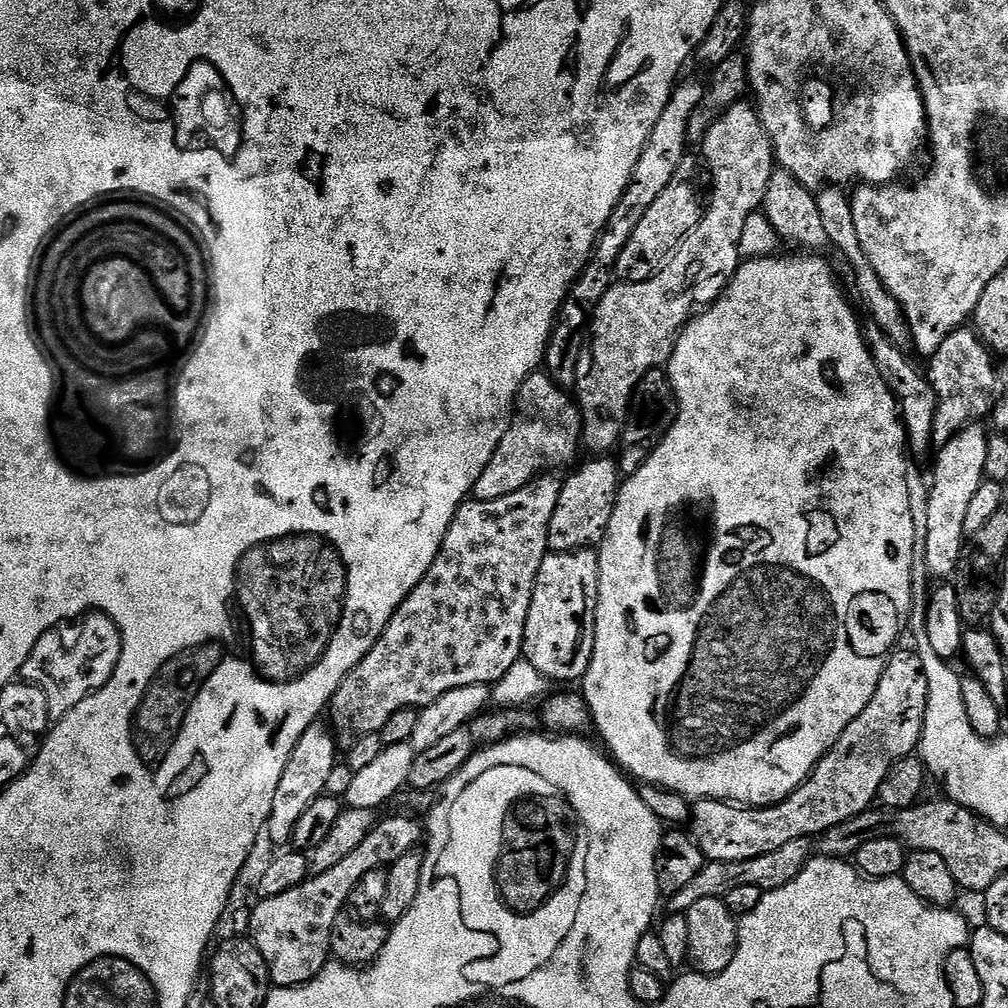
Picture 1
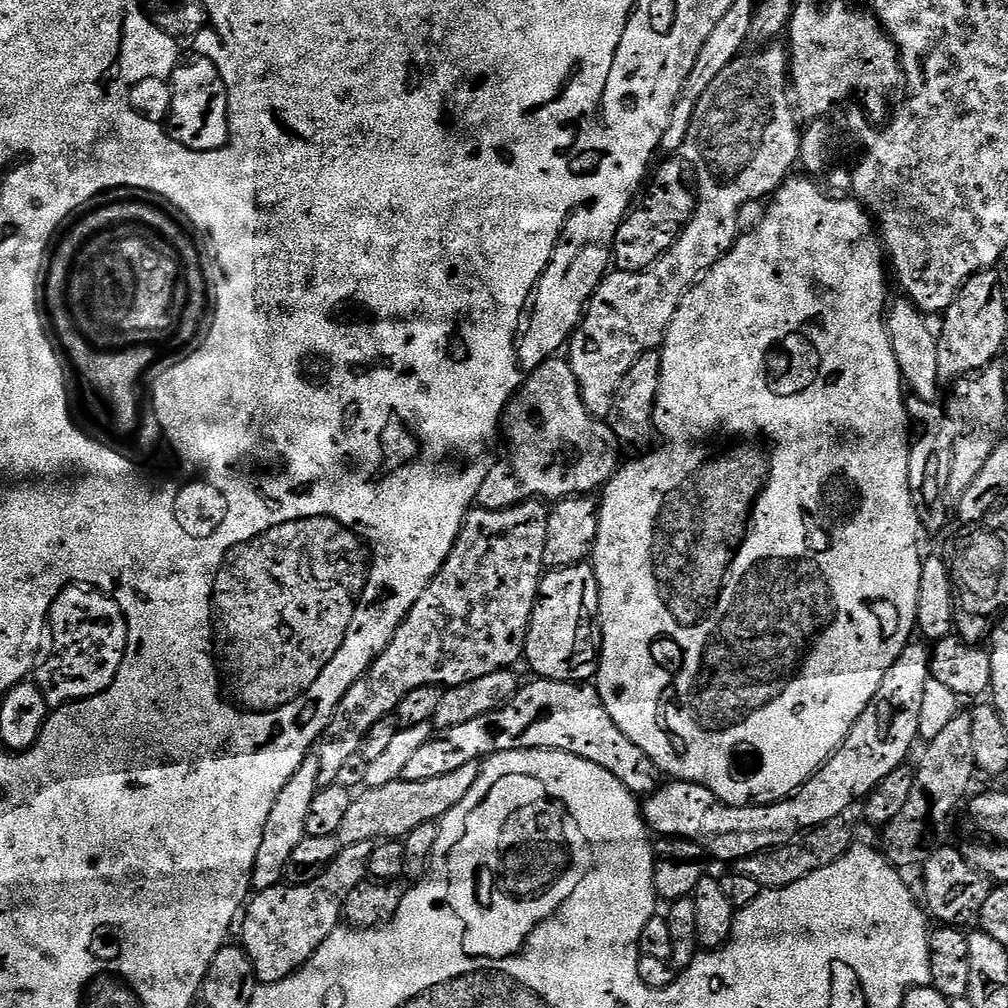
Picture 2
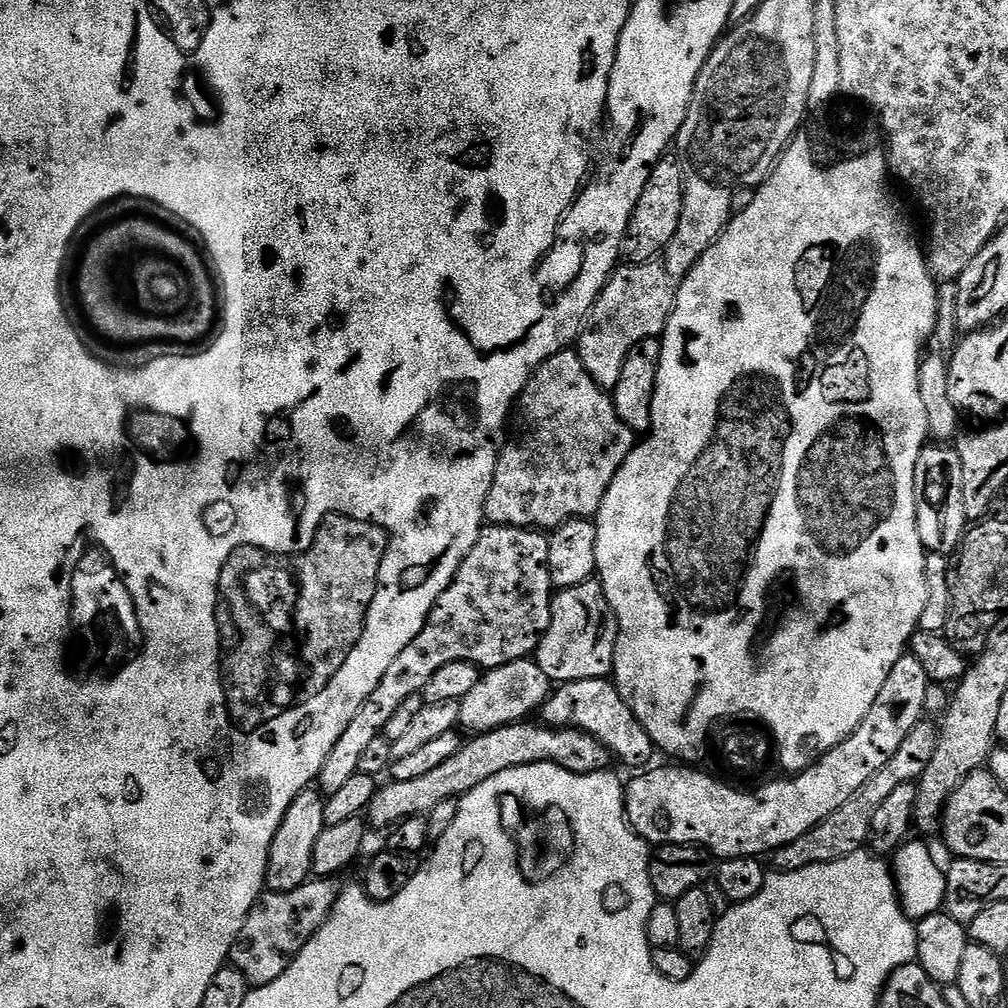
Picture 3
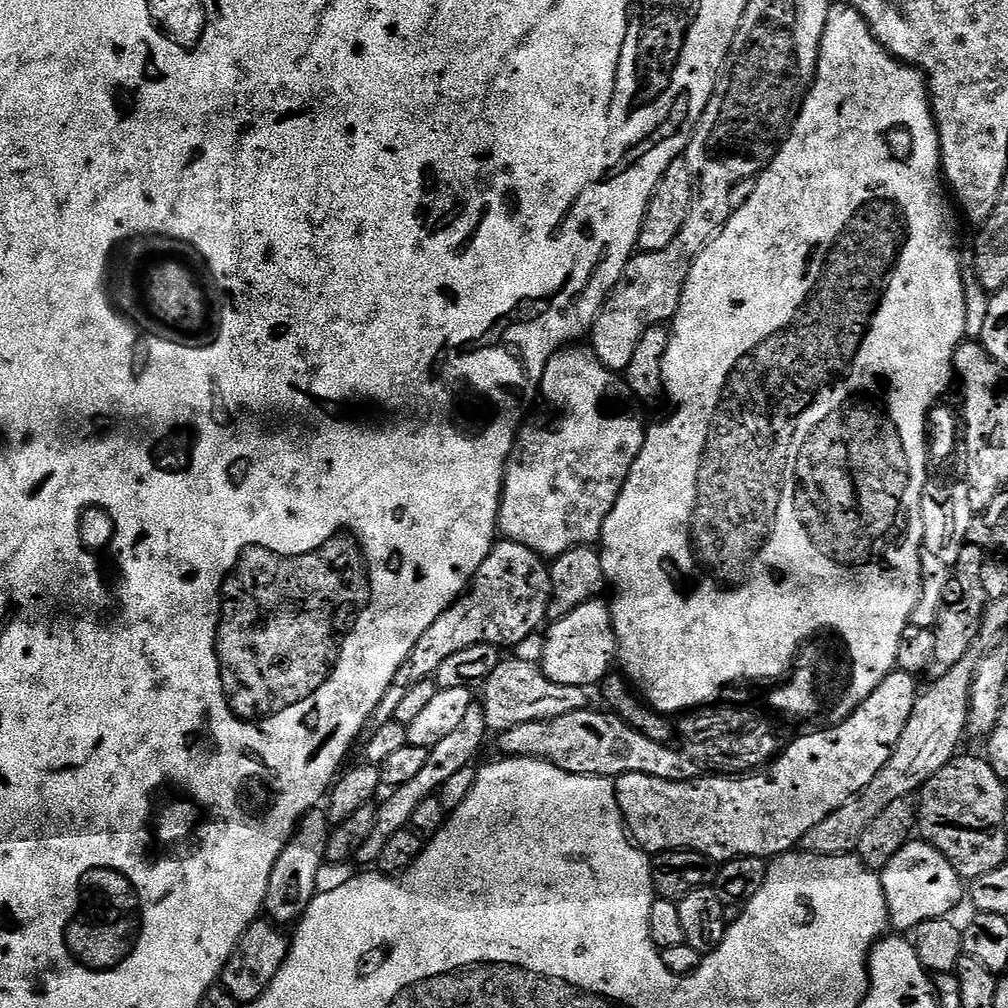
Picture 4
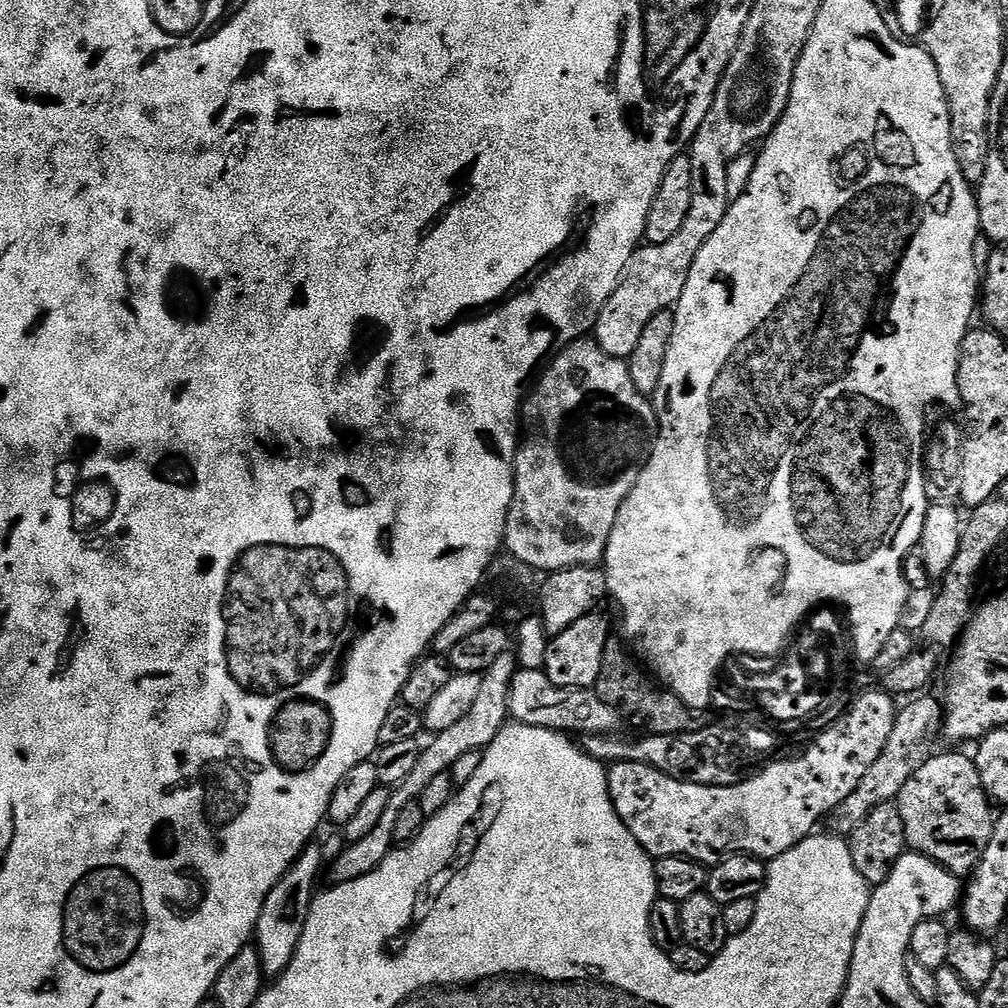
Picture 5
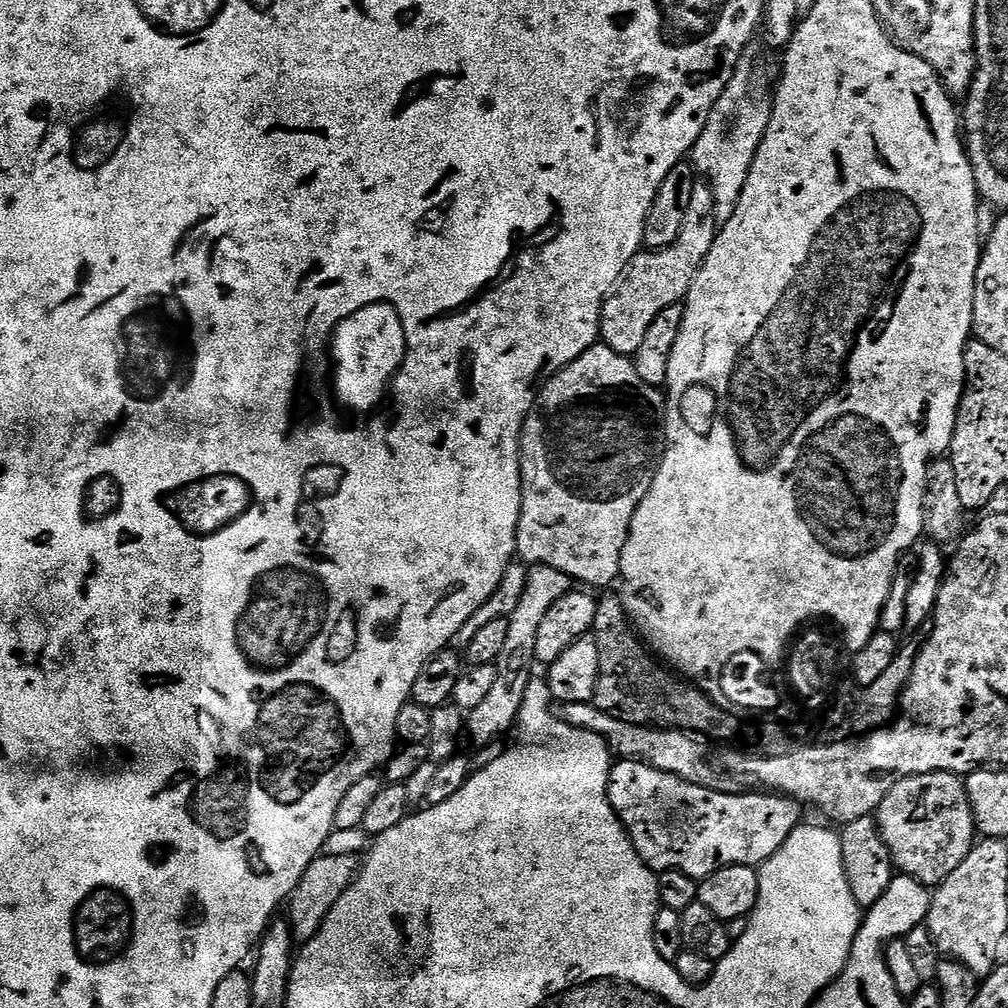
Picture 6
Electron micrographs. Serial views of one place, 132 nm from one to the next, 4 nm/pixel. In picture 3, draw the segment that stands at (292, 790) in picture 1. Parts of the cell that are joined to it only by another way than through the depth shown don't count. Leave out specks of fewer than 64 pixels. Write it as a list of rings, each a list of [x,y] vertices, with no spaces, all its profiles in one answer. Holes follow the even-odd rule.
[[[316,790],[302,791],[298,798],[294,798],[294,802],[290,802],[290,810],[286,810],[286,816],[282,818],[268,848],[267,891],[289,892],[308,883],[314,842],[318,842],[318,834],[322,834],[324,829],[324,802],[325,797]]]

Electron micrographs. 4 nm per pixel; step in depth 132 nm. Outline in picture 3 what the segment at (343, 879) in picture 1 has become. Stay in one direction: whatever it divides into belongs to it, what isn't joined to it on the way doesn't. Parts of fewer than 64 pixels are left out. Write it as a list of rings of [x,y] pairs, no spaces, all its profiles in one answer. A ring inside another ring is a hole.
[[[312,878],[307,884],[298,886],[289,892],[265,891],[250,910],[246,922],[242,922],[242,930],[238,930],[238,938],[234,942],[230,957],[231,967],[238,969],[242,978],[252,988],[261,988],[272,984],[274,978],[282,978],[282,974],[288,969],[290,962],[294,962],[302,946],[306,946],[306,942],[310,942],[312,935],[328,921],[334,902],[340,897],[342,891],[340,882],[336,878]]]

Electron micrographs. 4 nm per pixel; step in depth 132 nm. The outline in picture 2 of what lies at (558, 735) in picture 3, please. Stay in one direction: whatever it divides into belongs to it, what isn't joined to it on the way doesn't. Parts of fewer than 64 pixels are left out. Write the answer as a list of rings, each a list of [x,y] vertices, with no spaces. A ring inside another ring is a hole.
[[[474,763],[453,770],[451,774],[430,778],[427,782],[406,782],[401,778],[386,786],[365,787],[359,794],[353,795],[350,811],[342,821],[338,833],[341,845],[400,840],[426,822],[439,822],[447,812],[454,810],[454,806],[458,806],[458,802],[462,802],[462,798],[466,798],[474,782],[478,782],[480,769],[481,765]]]

